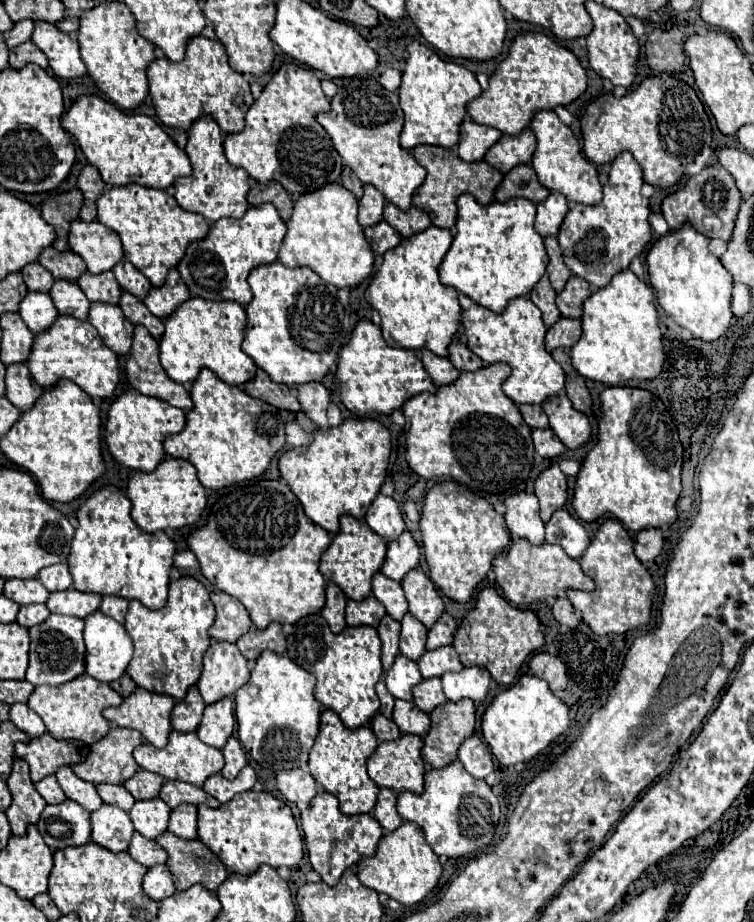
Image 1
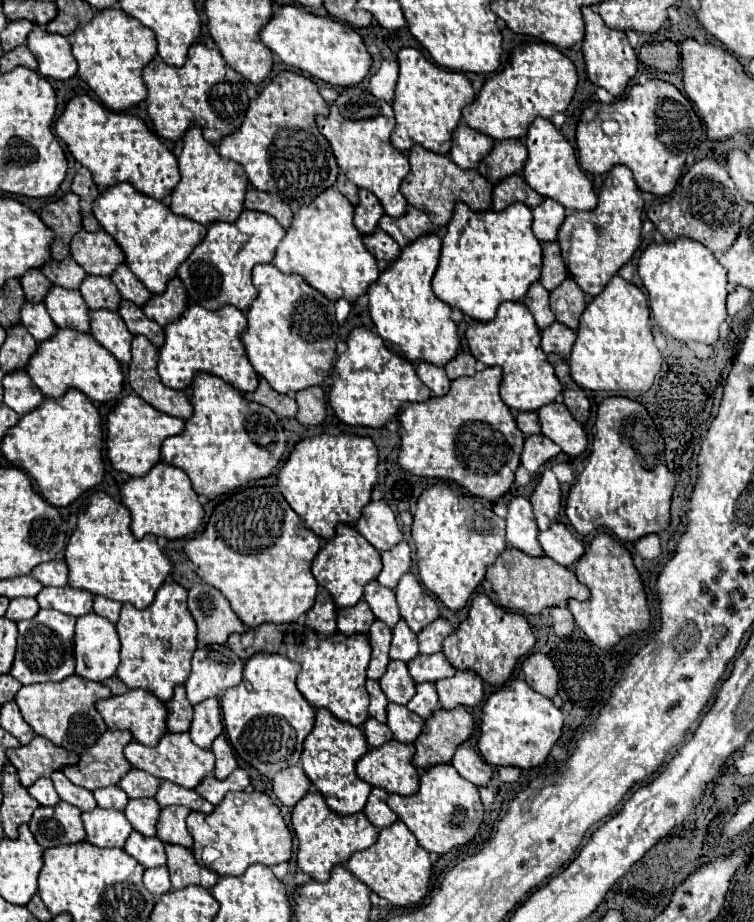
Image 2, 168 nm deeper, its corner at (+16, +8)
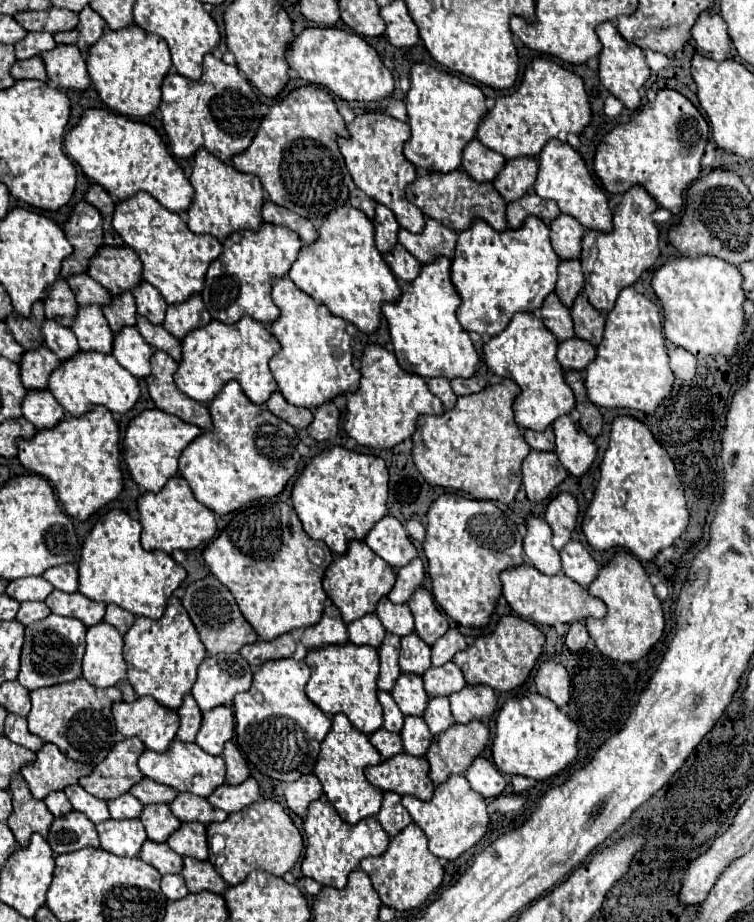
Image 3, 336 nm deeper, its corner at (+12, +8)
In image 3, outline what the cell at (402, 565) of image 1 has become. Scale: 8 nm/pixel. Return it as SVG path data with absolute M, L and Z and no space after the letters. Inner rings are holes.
M416 557L412 563L398 569L396 585L390 591L388 599L392 603L408 603L408 597L412 597L412 593L422 585L422 579L424 579L424 567L422 561Z

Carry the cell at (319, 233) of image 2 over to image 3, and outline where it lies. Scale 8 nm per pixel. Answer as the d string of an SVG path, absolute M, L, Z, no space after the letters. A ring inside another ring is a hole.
M342 205L324 219L318 235L316 243L302 247L288 277L298 289L328 305L336 317L342 317L364 333L376 331L380 327L382 305L396 303L402 291L374 245L372 221L352 205Z

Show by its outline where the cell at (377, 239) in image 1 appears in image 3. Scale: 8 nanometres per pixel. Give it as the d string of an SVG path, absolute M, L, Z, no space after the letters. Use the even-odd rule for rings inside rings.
M396 245L394 251L384 255L384 261L388 263L388 267L392 269L392 273L400 279L400 281L414 281L420 273L420 261L416 261L416 257L412 257L402 245Z

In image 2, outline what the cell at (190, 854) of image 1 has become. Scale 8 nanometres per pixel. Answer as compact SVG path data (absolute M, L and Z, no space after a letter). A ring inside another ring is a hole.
M164 845L166 857L168 857L168 871L172 889L184 889L188 885L198 885L204 889L210 889L218 881L218 873L202 867L196 863L190 849L184 849L182 845Z

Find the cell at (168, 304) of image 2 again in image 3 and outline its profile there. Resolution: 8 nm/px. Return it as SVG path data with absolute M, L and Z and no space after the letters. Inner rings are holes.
M194 295L186 303L170 305L166 311L164 329L168 329L176 339L182 341L186 337L186 333L190 333L192 329L198 329L200 323L204 325L204 315L206 315L206 323L210 321L210 315L204 311L206 309L204 309L200 295Z

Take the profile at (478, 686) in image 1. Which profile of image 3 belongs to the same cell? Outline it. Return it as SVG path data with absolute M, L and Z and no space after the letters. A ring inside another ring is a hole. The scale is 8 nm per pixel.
M468 685L460 693L450 695L454 723L482 721L494 715L496 711L496 693L488 685Z

